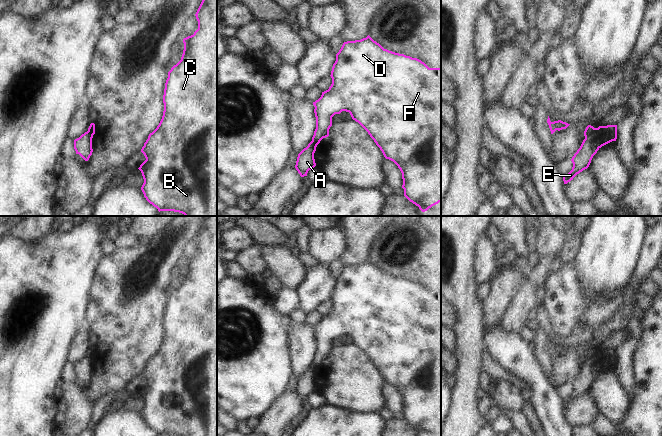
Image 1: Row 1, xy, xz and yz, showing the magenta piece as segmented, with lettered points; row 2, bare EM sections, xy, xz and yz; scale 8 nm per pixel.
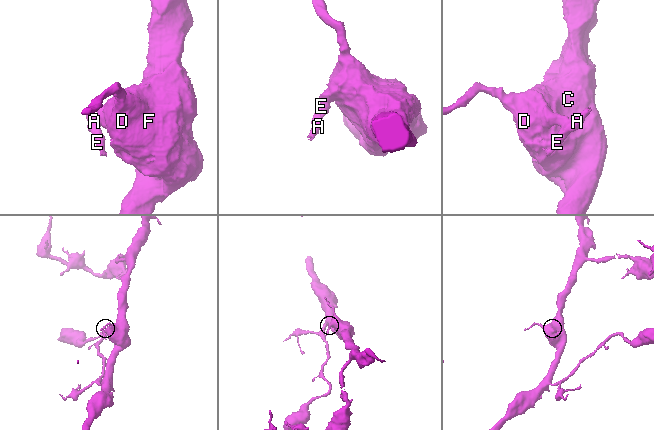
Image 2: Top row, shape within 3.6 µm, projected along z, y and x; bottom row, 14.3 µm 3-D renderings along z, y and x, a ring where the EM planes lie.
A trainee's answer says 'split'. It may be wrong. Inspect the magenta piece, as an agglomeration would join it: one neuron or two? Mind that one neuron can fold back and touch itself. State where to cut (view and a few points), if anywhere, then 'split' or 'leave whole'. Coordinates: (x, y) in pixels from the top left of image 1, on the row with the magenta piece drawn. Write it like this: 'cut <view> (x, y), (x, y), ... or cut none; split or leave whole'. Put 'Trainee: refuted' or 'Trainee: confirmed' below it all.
cut yz (595, 128), (585, 137); split
Trainee: confirmed

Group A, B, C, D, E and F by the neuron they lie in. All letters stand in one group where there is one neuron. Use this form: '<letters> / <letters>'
A E / B C D F

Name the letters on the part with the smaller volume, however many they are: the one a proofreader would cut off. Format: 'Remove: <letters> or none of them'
Remove: A, E

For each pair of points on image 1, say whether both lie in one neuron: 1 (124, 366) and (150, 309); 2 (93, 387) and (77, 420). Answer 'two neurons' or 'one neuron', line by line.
1: one neuron
2: two neurons

